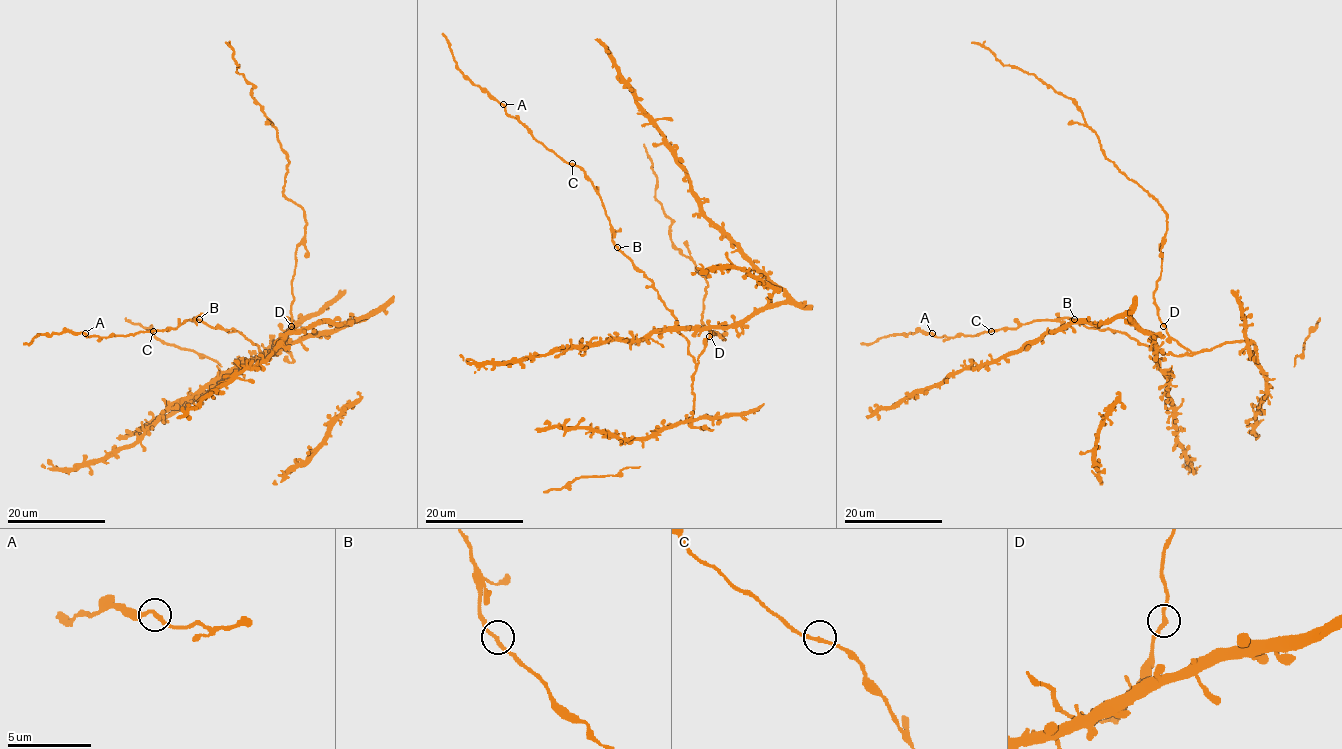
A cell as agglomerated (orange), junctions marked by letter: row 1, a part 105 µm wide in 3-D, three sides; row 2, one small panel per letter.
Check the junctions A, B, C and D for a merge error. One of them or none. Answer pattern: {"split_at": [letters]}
{"split_at": []}

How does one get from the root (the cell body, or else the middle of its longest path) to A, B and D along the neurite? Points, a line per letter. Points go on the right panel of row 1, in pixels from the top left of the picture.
A: (1167, 354), (1121, 332), (1088, 328), (1067, 317), (1036, 320), (1016, 328), (973, 336), (935, 337), (932, 333)
B: (1167, 354), (1114, 330), (1088, 328), (1074, 319)
D: (1167, 354), (1191, 353), (1174, 341), (1163, 326)

